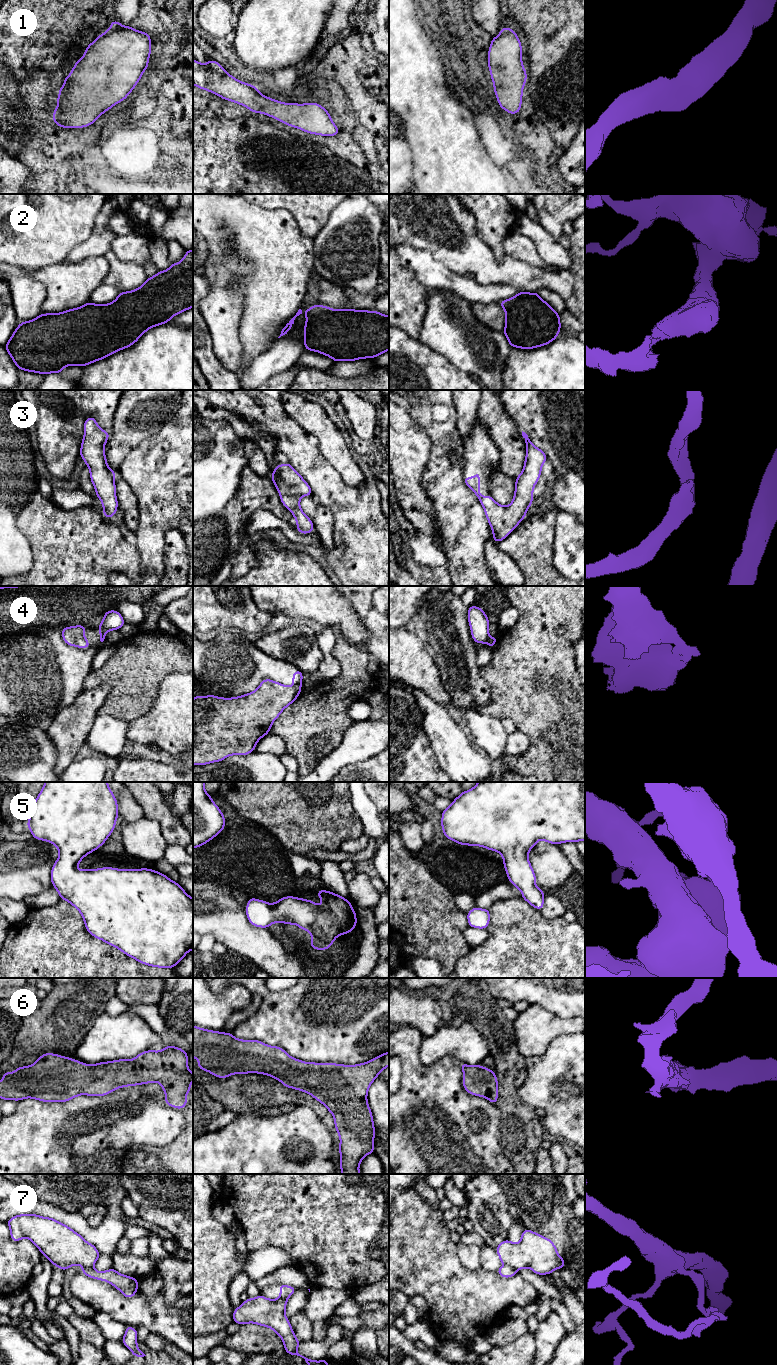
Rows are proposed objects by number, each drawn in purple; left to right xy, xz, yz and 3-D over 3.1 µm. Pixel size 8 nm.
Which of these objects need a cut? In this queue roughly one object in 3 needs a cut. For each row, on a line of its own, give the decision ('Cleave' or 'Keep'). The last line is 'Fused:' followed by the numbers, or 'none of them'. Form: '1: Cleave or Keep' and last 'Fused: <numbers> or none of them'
1: Keep
2: Keep
3: Keep
4: Cleave
5: Keep
6: Keep
7: Cleave
Fused: 4, 7

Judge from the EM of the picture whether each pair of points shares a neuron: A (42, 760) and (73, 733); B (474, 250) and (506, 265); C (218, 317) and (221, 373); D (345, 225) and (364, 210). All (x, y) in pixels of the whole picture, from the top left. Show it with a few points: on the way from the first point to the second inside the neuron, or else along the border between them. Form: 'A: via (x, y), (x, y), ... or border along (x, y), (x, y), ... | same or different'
A: border along (45, 731), (56, 751), (55, 771) | different
B: via (482, 258), (492, 268), (498, 268) | same
C: border along (212, 340), (212, 350), (217, 359), (236, 373) | different
D: via (350, 224), (359, 215) | same

